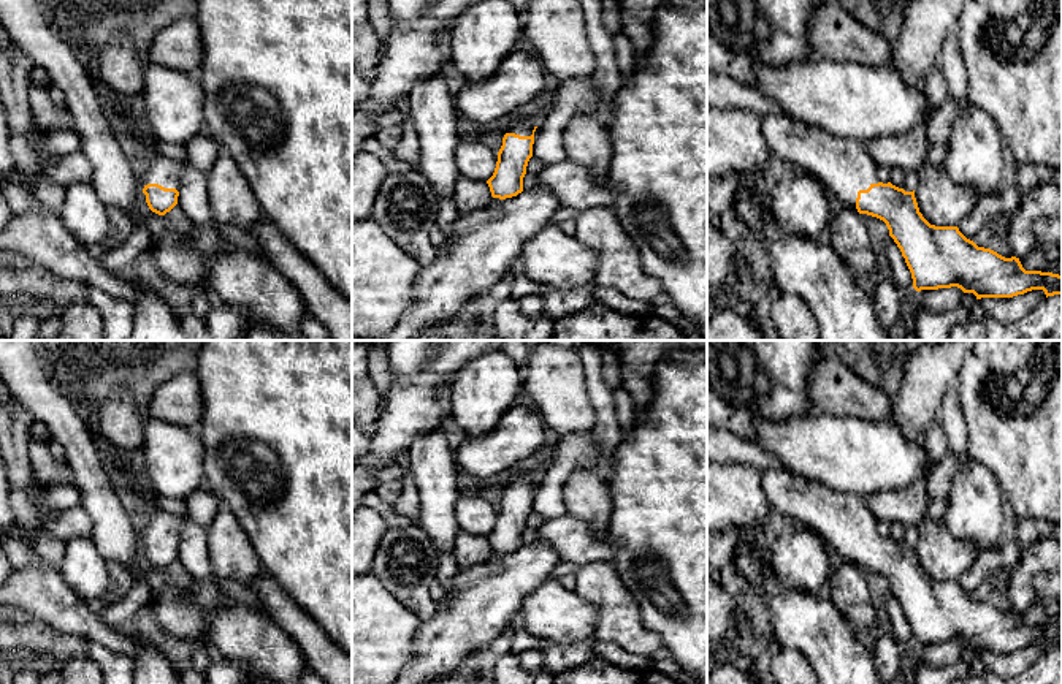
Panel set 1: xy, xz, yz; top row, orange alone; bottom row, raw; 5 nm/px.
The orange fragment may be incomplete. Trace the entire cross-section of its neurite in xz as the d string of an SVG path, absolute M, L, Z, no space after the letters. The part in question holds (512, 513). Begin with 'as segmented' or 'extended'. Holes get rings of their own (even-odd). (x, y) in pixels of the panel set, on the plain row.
extended | M520 472L510 477L493 530L487 535L491 551L506 554L523 546L523 532L533 511L534 486L539 473Z

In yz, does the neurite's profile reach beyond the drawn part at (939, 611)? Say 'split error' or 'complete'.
split error

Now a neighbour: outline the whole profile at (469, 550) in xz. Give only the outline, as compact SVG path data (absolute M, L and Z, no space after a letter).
M460 529L453 549L453 557L460 570L485 562L490 554L491 546L487 537L472 535Z

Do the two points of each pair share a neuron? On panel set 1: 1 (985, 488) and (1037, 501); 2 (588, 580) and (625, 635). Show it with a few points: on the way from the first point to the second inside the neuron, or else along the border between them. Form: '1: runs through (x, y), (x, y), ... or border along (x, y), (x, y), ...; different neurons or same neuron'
1: border along (980, 463), (994, 474), (1004, 494); different neurons
2: runs through (603, 594), (617, 608), (618, 621); same neuron

